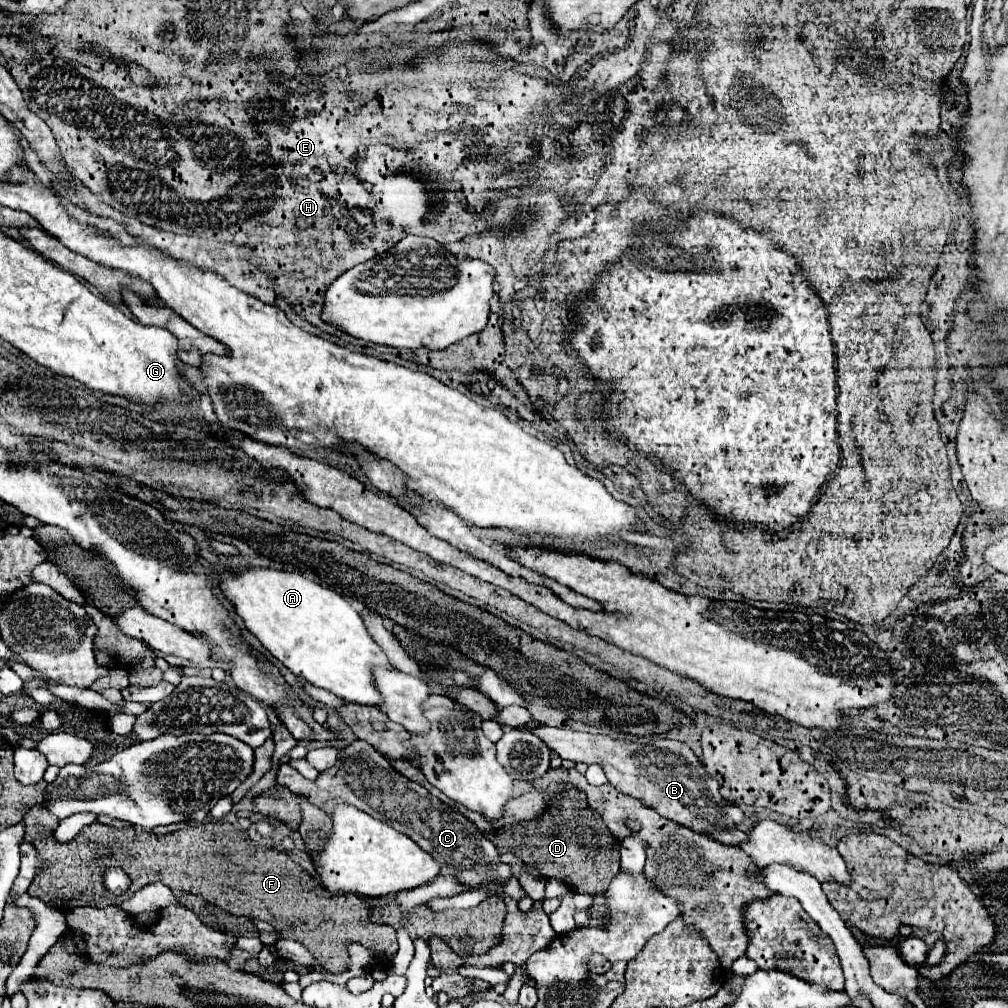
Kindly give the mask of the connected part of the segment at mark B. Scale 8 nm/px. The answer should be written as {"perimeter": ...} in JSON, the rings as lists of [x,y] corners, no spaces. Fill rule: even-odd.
{"perimeter":[[[539,725],[539,727],[535,727],[535,729],[531,729],[531,733],[535,733],[551,751],[555,751],[561,759],[569,759],[569,761],[575,761],[575,763],[587,763],[587,765],[591,765],[591,763],[599,763],[599,765],[603,765],[603,769],[605,769],[605,775],[607,775],[607,779],[609,779],[609,783],[615,787],[615,789],[619,789],[621,793],[627,793],[627,795],[633,795],[635,799],[641,799],[643,803],[647,803],[649,807],[653,807],[659,815],[663,815],[663,817],[667,817],[667,819],[671,819],[671,821],[677,821],[677,823],[681,823],[681,825],[685,825],[685,827],[689,827],[689,829],[693,829],[693,831],[699,831],[699,833],[707,833],[707,831],[721,831],[721,829],[725,829],[725,827],[731,827],[731,825],[725,825],[727,821],[735,821],[735,823],[739,823],[739,821],[743,821],[743,811],[739,809],[739,807],[733,807],[733,805],[729,805],[721,795],[719,795],[719,785],[717,785],[717,781],[715,779],[711,779],[709,775],[707,775],[707,771],[705,771],[705,767],[703,767],[703,763],[695,757],[695,753],[685,745],[685,743],[681,743],[681,741],[669,741],[669,739],[657,739],[657,737],[653,737],[653,739],[647,739],[647,741],[615,741],[615,739],[609,739],[609,737],[605,737],[605,735],[591,735],[591,733],[581,733],[581,731],[567,731],[567,729],[557,729],[557,727],[549,727],[549,725]]]}

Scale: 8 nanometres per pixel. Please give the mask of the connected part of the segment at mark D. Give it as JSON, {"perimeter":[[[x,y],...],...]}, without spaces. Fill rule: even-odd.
{"perimeter":[[[549,769],[547,775],[533,781],[533,787],[551,793],[549,807],[533,821],[487,833],[489,839],[497,845],[501,855],[517,855],[525,865],[533,865],[543,877],[557,877],[575,893],[603,895],[607,883],[619,873],[619,841],[609,833],[599,813],[589,807],[585,793],[575,785],[569,785],[567,769]],[[559,785],[565,785],[565,791],[557,791]]]}

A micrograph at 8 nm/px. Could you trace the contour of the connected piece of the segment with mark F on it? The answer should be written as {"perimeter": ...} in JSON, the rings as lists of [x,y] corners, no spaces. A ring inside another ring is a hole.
{"perimeter":[[[225,821],[183,827],[167,835],[155,835],[135,827],[107,827],[91,823],[83,827],[73,841],[59,843],[55,837],[35,835],[33,845],[51,861],[51,871],[43,869],[27,893],[59,911],[71,911],[79,905],[99,909],[119,905],[137,889],[161,881],[169,889],[201,895],[231,915],[247,915],[271,923],[281,939],[303,943],[331,973],[347,971],[347,941],[371,947],[375,951],[375,965],[387,965],[391,961],[391,957],[379,955],[381,949],[391,955],[397,951],[393,929],[371,923],[367,919],[371,915],[371,907],[361,897],[333,895],[289,855],[267,845],[257,845],[249,839],[249,835],[237,835],[235,827]],[[95,843],[109,847],[111,853],[101,857],[95,851]],[[109,867],[121,867],[131,877],[131,885],[123,895],[113,895],[105,889],[103,873]]]}

